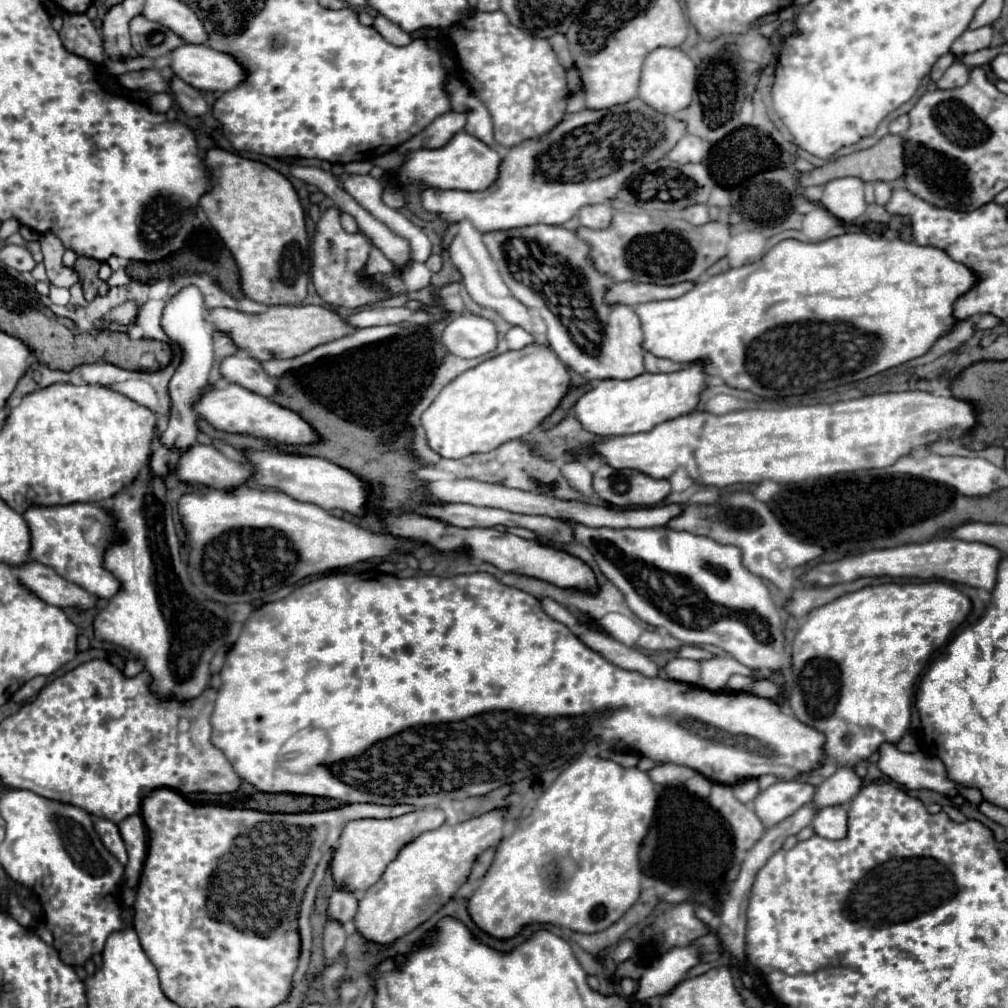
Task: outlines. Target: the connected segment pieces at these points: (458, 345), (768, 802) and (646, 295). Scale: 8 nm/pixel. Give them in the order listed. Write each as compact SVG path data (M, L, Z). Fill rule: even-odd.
M455 316L443 330L445 348L461 358L477 358L497 348L497 328L483 316Z
M775 782L755 798L755 812L765 828L773 828L813 800L815 786L807 782Z
M617 282L611 284L607 290L607 302L611 304L645 304L651 300L675 300L683 294L687 294L695 282L679 282L671 286L659 286L659 284L631 284L631 282Z

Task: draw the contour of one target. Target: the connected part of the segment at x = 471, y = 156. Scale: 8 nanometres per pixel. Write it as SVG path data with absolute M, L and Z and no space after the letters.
M457 132L451 142L439 150L415 150L409 152L401 172L401 182L421 182L421 188L439 188L439 190L483 190L489 188L495 182L495 172L499 172L499 152L495 148L489 148L479 138Z

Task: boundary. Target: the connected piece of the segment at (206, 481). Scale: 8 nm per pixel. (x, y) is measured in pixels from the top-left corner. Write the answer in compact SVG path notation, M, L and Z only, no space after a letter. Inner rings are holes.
M197 444L179 460L175 478L207 488L235 488L235 484L247 484L251 472L247 466L225 458L217 448Z

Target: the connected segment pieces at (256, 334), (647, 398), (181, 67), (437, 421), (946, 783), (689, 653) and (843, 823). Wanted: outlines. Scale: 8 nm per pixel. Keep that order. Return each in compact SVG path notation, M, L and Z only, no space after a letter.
M271 306L263 314L245 314L229 308L215 308L207 312L207 320L213 328L227 332L235 344L257 360L273 358L297 358L313 350L315 346L333 342L337 338L357 332L351 324L343 324L343 316L325 306Z
M687 364L679 372L671 374L649 374L643 372L631 380L601 380L593 390L583 394L579 402L573 406L575 418L585 426L585 430L599 436L625 436L635 432L649 432L655 424L663 424L663 420L675 420L675 416L685 416L693 412L701 400L701 392L707 388L707 372L703 372L703 364Z
M183 44L173 52L171 70L197 90L229 92L243 82L243 68L207 44Z
M529 344L521 350L509 350L493 356L479 366L459 374L449 386L441 390L435 402L421 416L429 444L435 452L445 458L463 458L477 452L491 452L499 444L523 438L529 430L537 428L571 390L571 370L563 364L557 354L545 344Z
M883 744L883 748L879 748L881 752L881 760L877 762L879 770L889 776L893 782L909 788L909 790L919 790L919 788L925 788L925 790L933 790L933 792L941 792L941 794L963 794L969 802L973 804L979 804L983 798L979 794L979 790L973 790L973 788L957 788L945 774L945 766L939 758L929 758L925 756L923 752L913 752L913 754L907 754L907 752L901 752L897 746L893 744Z
M681 646L677 656L679 656L679 658L689 658L689 660L697 660L697 662L717 658L717 654L707 652L707 650L703 650L703 648L699 648L699 646Z
M829 806L817 812L813 818L813 830L829 840L841 840L847 836L847 810L845 806Z

